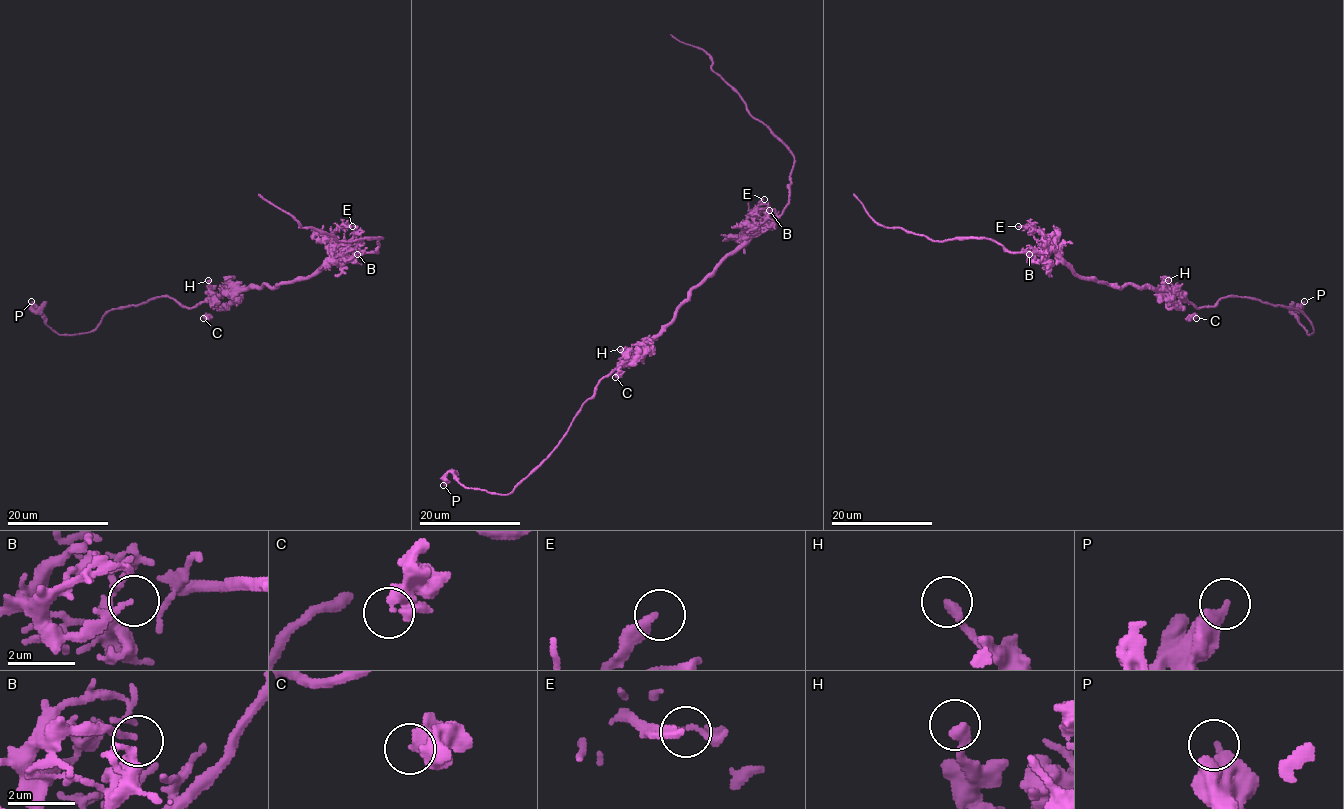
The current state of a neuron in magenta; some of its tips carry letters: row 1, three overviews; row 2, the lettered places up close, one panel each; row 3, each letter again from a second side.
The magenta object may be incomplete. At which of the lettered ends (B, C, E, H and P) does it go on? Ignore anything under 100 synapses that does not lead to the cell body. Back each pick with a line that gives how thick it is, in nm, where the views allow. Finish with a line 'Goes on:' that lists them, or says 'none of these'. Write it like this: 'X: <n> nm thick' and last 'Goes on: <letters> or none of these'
Goes on: none of these

